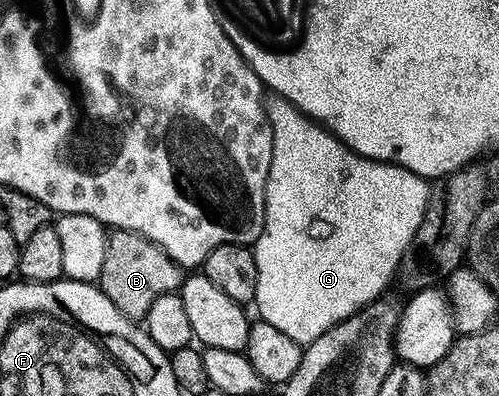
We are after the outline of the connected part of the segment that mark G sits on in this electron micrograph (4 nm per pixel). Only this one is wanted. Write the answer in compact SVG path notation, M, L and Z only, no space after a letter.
M277 120L272 123L273 155L269 175L265 181L265 229L257 241L252 243L251 249L255 256L255 264L259 268L255 307L257 306L258 312L261 313L258 314L260 321L275 324L275 328L279 328L279 332L287 332L291 340L308 344L315 341L323 332L327 332L335 323L356 314L362 306L368 306L370 302L377 301L386 293L385 285L392 278L394 281L401 259L412 247L409 245L412 244L413 237L416 236L417 229L425 218L425 209L429 206L430 183L420 174L398 166L395 162L377 162L374 158L364 158L362 154L354 154L336 136L326 133L318 123L312 120L300 121L278 122Z

